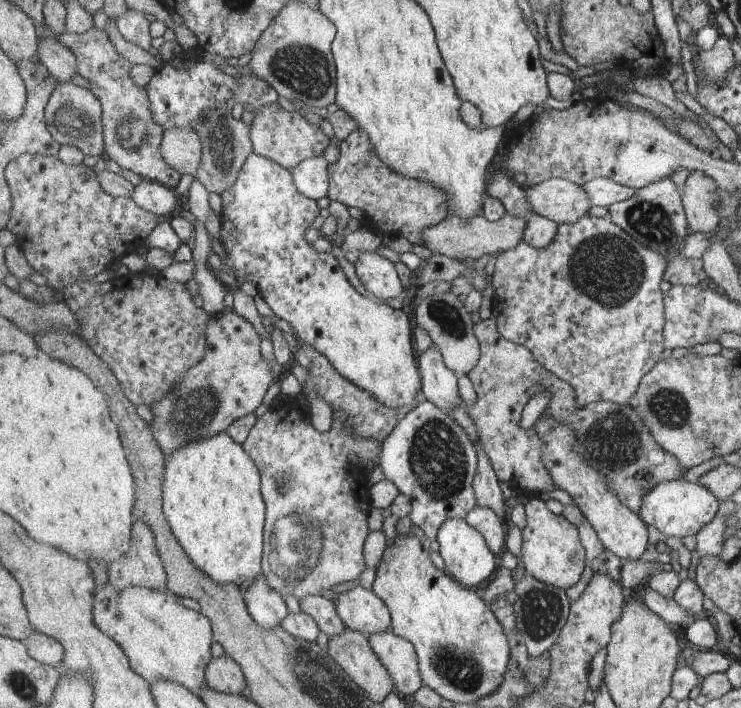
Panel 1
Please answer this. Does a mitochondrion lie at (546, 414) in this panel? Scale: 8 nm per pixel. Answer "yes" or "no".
no

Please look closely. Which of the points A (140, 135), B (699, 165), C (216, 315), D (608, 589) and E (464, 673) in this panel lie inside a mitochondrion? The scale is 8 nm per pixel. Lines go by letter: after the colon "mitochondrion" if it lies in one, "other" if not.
A: mitochondrion
B: other
C: other
D: other
E: mitochondrion

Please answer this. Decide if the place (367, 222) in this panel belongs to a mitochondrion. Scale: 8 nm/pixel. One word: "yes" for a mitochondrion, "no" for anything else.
no

